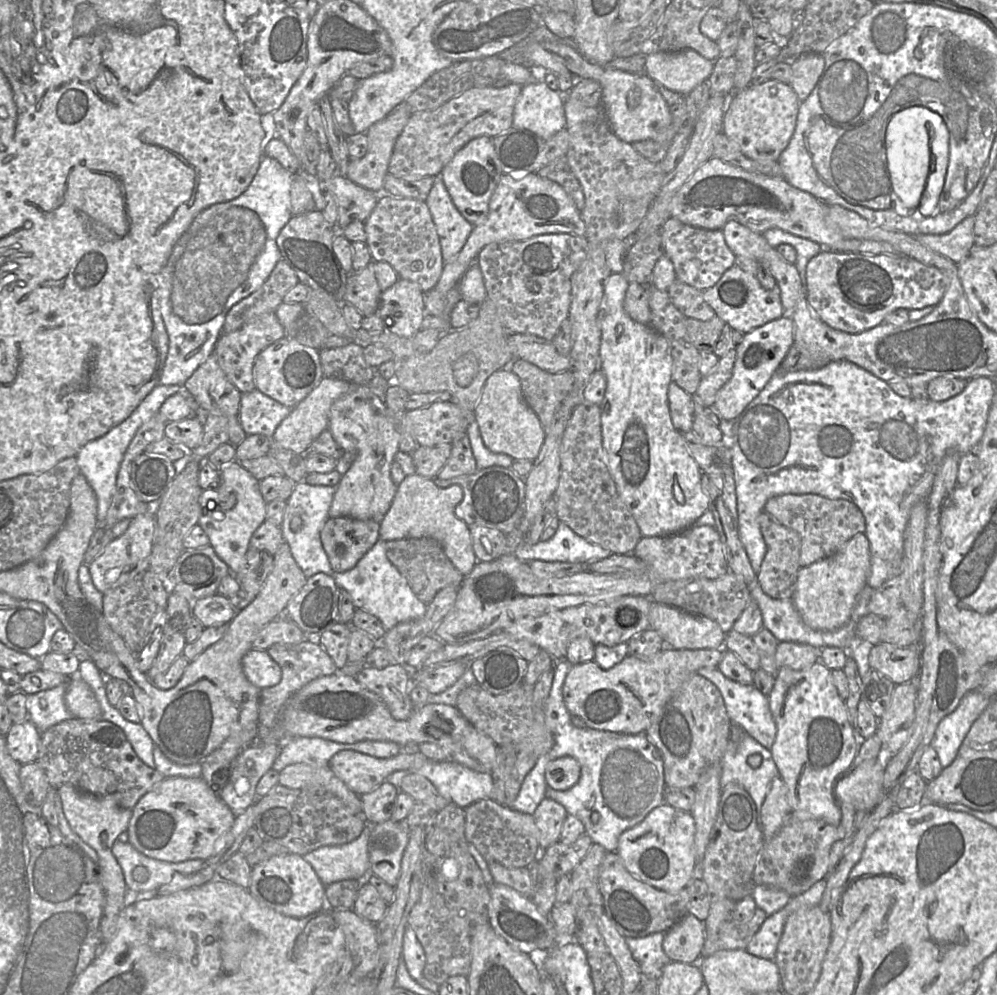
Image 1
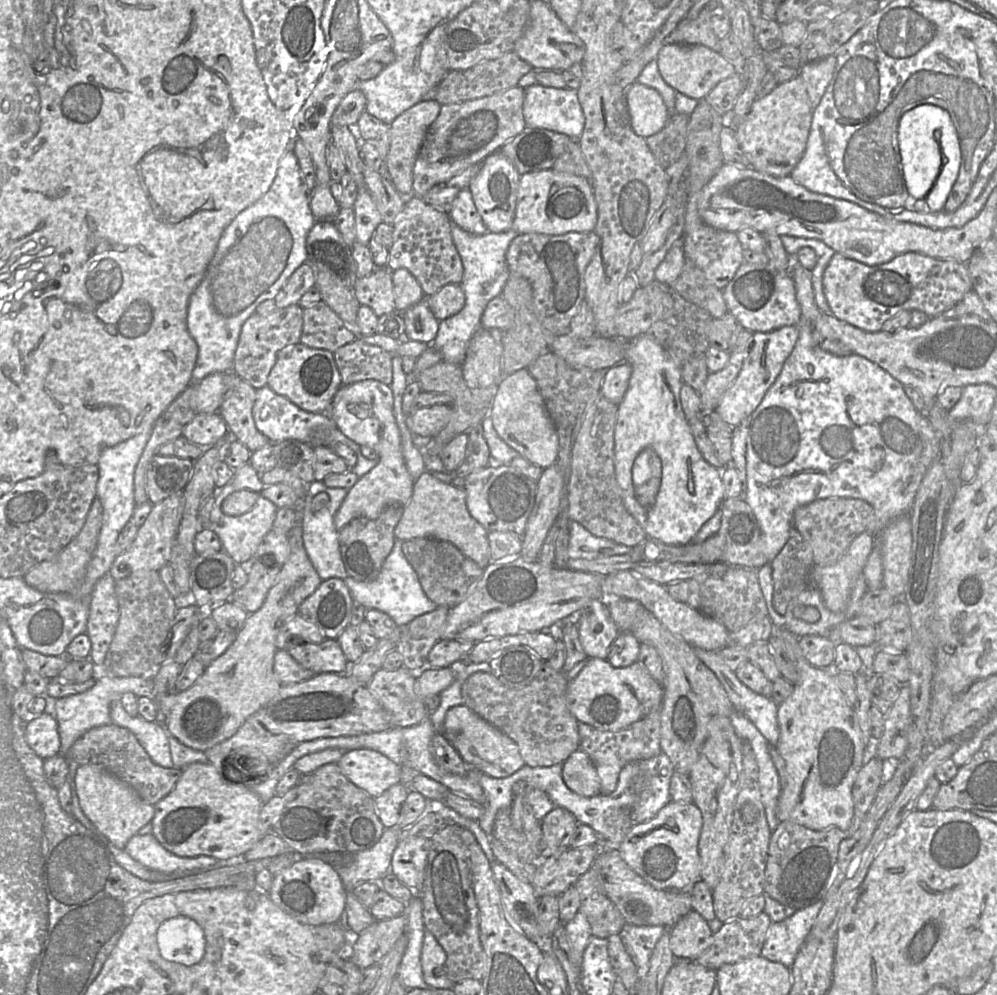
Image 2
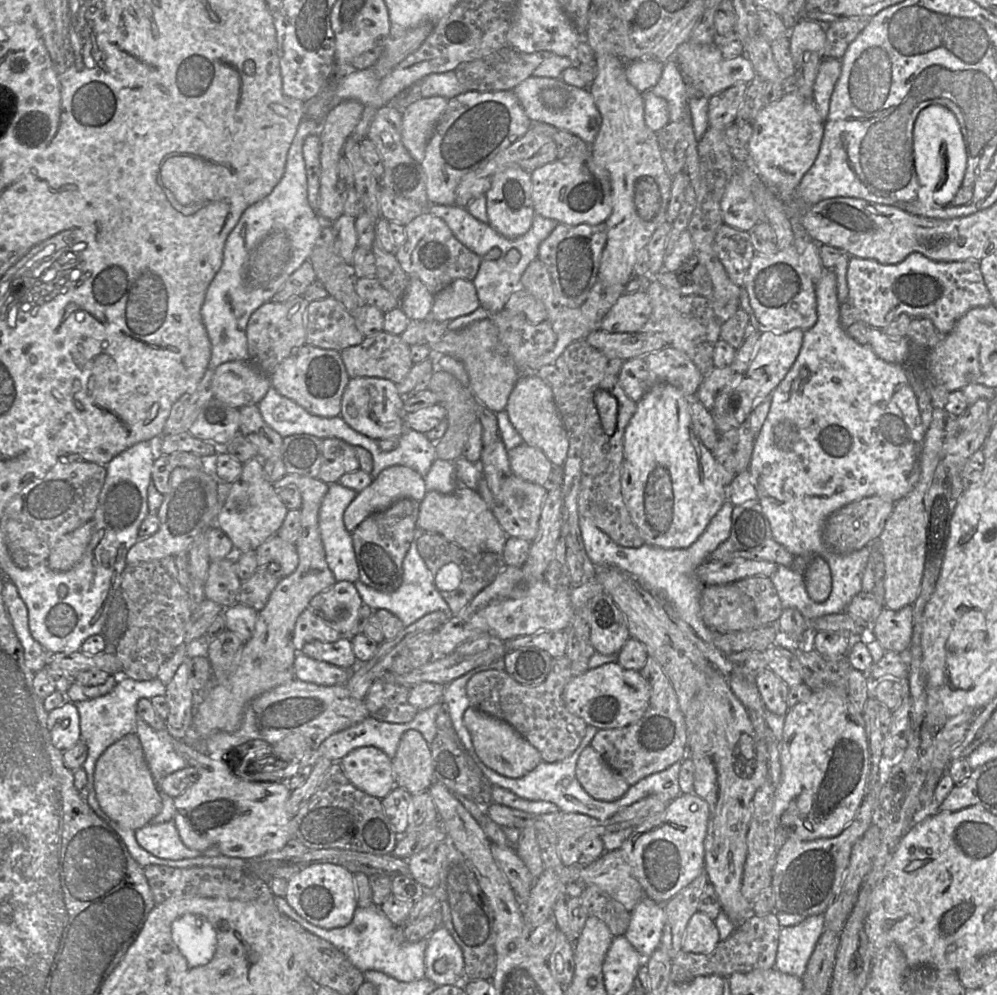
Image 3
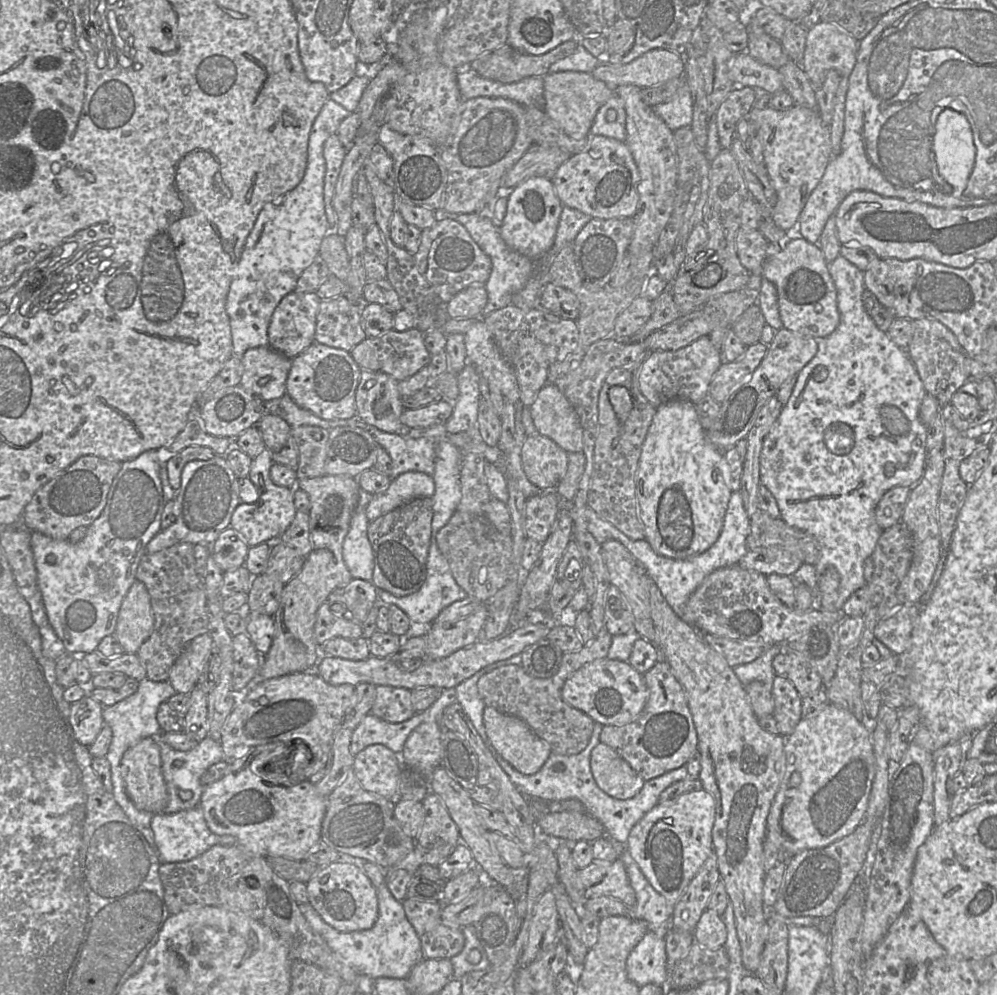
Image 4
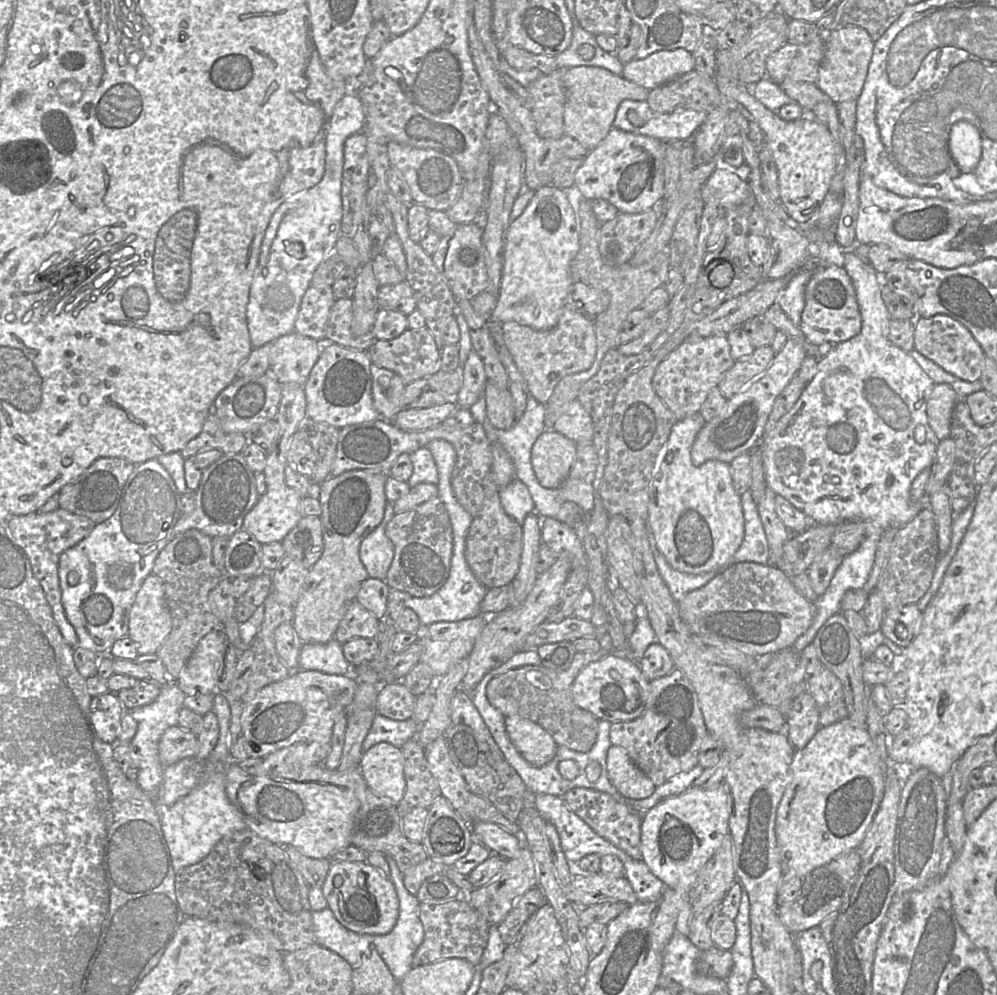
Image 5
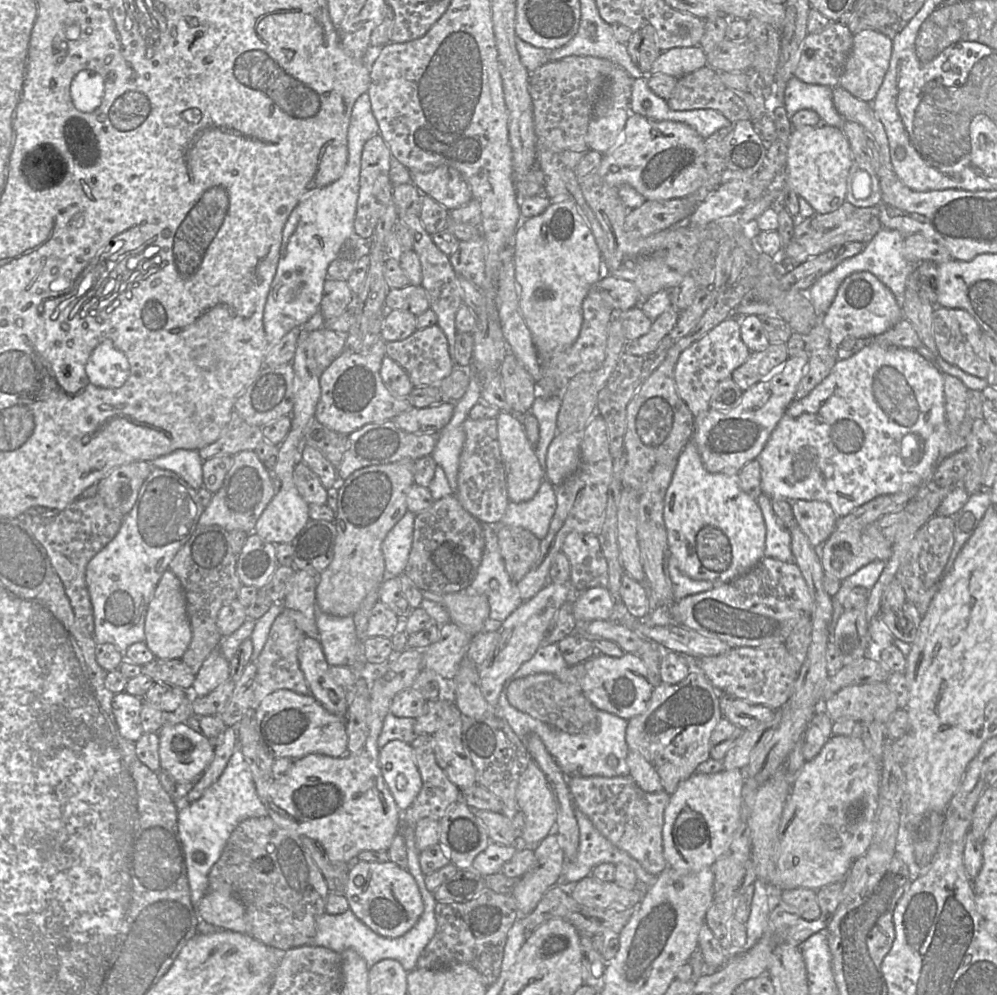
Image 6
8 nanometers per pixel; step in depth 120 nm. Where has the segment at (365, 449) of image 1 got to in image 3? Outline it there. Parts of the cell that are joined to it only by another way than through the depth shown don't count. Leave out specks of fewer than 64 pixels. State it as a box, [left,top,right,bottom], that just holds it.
[340,377,426,532]

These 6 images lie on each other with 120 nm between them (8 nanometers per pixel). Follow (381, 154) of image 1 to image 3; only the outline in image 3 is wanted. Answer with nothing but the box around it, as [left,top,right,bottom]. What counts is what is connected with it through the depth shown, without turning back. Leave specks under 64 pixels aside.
[402,96,448,162]

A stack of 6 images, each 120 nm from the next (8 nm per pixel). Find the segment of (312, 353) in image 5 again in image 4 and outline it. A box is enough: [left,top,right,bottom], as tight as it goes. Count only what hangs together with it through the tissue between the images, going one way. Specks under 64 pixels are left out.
[240,346,292,403]

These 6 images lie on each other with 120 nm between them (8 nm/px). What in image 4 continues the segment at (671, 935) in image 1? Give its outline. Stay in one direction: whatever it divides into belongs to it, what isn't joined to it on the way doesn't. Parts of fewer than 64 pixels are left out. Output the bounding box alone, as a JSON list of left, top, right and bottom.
[694,910,727,950]

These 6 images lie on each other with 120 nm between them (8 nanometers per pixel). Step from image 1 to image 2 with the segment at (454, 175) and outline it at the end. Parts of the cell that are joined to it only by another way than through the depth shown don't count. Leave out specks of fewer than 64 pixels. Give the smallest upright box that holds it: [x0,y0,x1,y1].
[467,151,520,233]

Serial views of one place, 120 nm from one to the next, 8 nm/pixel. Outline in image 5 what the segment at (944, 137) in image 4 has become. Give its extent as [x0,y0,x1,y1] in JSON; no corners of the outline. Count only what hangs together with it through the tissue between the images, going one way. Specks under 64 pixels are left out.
[949,120,981,171]

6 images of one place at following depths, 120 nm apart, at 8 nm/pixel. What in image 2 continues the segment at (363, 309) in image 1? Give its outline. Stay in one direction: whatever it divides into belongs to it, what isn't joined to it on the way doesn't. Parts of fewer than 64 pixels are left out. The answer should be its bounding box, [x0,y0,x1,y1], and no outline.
[352,267,395,317]

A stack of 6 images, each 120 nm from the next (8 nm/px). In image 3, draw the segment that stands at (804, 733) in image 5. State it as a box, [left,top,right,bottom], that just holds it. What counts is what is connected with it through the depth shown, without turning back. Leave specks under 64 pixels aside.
[755,668,790,716]

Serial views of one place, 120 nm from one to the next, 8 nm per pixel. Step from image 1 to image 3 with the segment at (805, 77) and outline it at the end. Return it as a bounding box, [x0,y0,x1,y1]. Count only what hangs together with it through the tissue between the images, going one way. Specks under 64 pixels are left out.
[813,58,841,130]

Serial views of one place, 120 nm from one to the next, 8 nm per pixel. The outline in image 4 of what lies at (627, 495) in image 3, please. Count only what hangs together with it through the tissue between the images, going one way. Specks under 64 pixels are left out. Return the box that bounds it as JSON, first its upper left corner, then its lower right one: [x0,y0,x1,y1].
[636,399,732,559]

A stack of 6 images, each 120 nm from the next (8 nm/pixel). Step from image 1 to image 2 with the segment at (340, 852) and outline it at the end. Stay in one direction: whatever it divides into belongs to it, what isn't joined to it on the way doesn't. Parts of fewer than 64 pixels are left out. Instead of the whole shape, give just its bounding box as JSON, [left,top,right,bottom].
[334,827,398,892]

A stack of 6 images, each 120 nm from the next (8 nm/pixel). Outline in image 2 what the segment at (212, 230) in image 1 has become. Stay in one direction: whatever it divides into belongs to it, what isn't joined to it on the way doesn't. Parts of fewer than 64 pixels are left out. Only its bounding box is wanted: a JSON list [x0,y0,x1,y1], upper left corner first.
[187,149,315,382]

